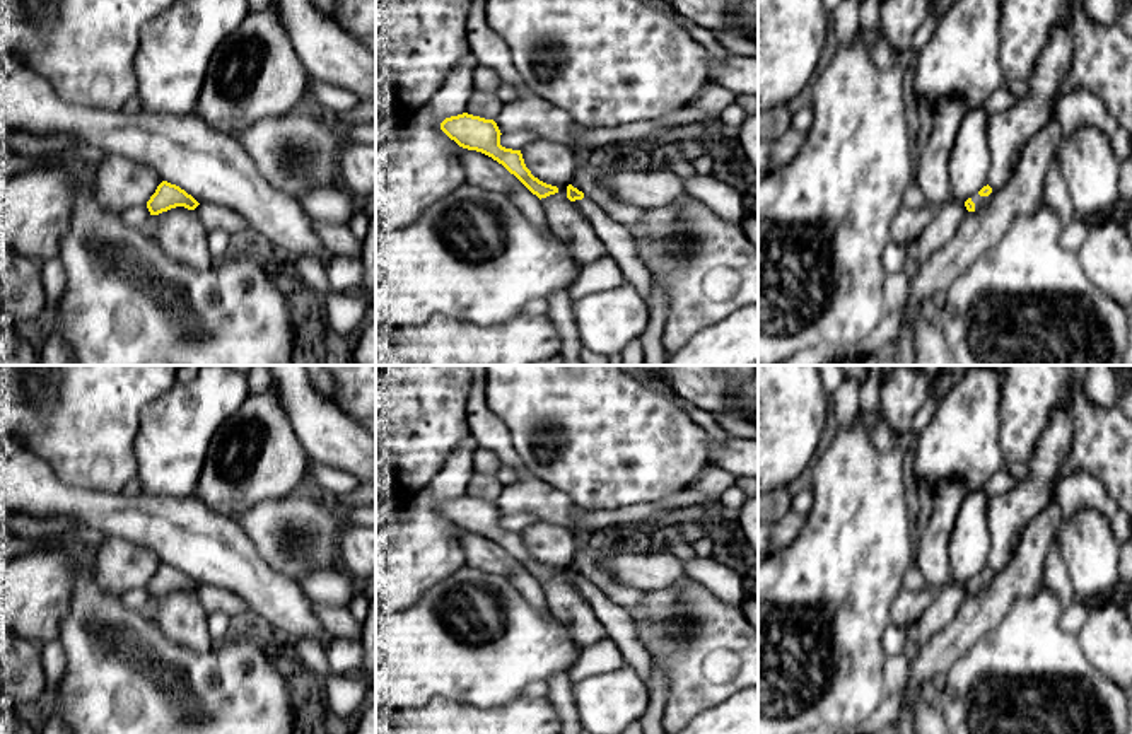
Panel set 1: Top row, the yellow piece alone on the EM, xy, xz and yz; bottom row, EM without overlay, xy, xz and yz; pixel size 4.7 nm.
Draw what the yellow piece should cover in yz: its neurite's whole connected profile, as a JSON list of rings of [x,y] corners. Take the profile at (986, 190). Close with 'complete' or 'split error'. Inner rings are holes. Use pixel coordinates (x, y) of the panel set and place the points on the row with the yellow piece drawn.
[[[989,184],[983,186],[978,193],[975,193],[972,198],[965,201],[965,207],[968,212],[980,212],[989,205],[989,201],[994,196],[994,191]]]; split error

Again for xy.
[[[162,181],[147,201],[150,215],[159,215],[176,207],[195,210],[200,203],[176,184]]]; complete

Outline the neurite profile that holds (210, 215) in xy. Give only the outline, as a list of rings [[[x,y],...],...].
[[[200,203],[195,208],[198,220],[203,224],[205,230],[222,229],[234,236],[236,239],[251,237],[249,222],[237,212],[213,203]]]

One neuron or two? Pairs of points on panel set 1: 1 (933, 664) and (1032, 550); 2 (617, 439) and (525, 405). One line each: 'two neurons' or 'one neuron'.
1: one neuron
2: one neuron

